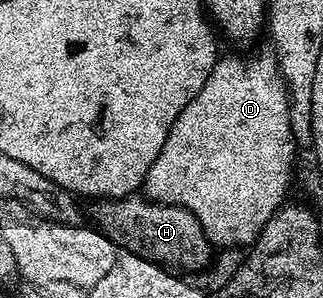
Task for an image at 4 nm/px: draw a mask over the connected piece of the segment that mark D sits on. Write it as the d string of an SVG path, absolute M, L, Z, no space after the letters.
M270 50L255 56L223 55L200 86L200 94L176 118L164 150L148 170L145 195L151 201L173 204L193 214L211 245L223 244L220 246L226 250L237 249L240 244L253 245L286 198L290 144L290 94L282 81L277 55Z

